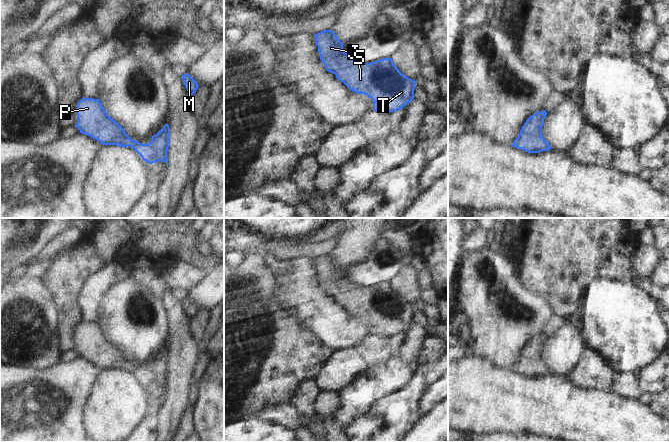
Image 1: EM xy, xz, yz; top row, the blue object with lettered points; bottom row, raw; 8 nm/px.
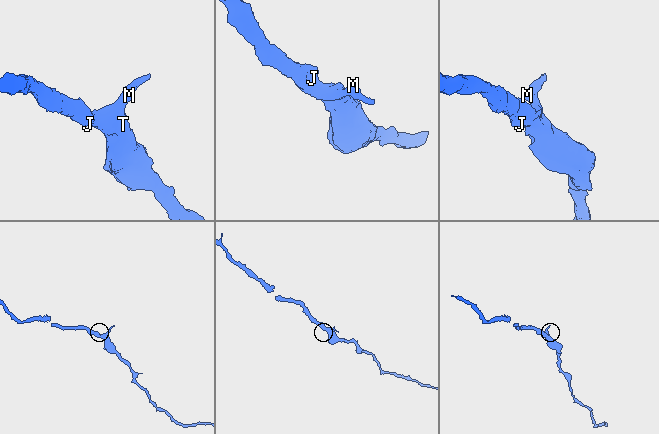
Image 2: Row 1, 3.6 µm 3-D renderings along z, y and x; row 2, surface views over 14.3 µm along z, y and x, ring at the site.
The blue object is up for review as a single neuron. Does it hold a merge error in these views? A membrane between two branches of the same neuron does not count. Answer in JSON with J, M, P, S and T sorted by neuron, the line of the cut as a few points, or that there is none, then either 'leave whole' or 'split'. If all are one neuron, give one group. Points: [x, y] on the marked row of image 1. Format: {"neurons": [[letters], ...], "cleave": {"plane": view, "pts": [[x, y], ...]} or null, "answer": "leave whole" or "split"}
{"neurons": [["J", "M", "P", "S", "T"]], "cleave": null, "answer": "leave whole"}

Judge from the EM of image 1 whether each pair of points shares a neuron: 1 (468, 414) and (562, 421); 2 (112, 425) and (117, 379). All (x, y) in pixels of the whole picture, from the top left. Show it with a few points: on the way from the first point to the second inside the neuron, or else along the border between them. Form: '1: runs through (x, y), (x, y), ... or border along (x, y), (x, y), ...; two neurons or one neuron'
1: runs through (491, 414), (539, 414); one neuron
2: runs through (113, 414), (117, 407), (117, 390); one neuron

